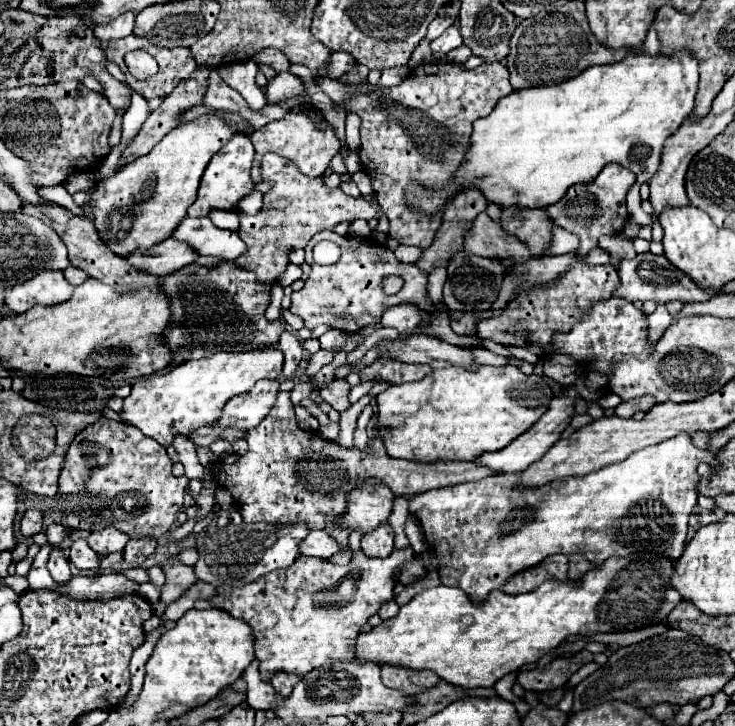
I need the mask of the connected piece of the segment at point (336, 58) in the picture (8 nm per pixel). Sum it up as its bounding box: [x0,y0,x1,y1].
[318,53,358,77]

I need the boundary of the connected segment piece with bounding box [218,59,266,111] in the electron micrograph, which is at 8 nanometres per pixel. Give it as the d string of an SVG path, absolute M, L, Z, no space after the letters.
M252 59L218 67L220 77L224 77L224 81L248 101L250 109L258 111L258 109L262 109L266 105L266 97L264 97L264 93L258 89L258 85L254 81L256 71L258 71L258 65Z

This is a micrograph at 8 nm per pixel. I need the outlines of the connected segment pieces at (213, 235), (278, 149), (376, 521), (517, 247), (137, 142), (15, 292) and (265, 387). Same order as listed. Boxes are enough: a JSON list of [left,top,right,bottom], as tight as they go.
[[172,217,246,261],[250,109,342,183],[340,485,394,533],[464,213,530,261],[124,67,208,163],[4,269,73,313],[212,379,278,431]]

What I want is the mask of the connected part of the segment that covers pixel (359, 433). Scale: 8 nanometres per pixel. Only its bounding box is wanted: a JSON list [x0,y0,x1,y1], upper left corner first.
[354,417,371,445]

